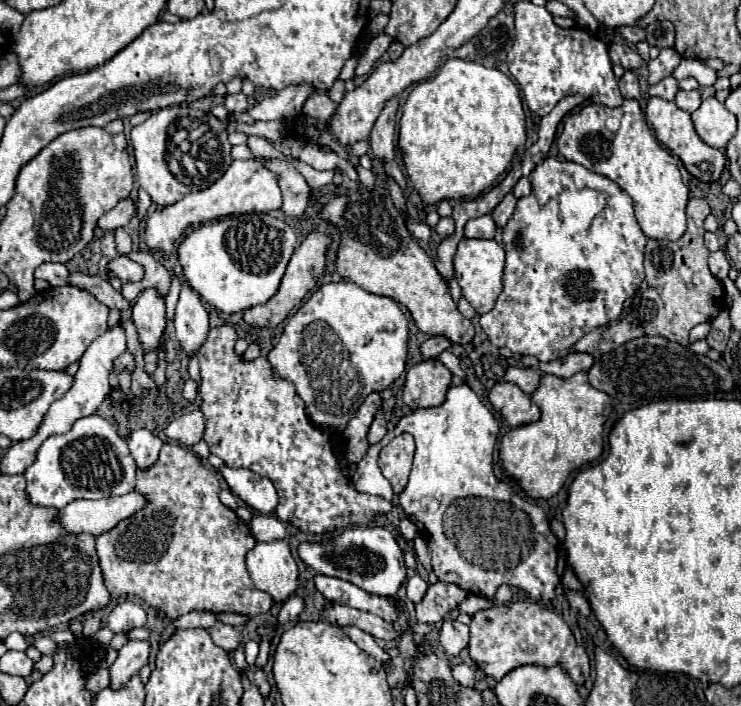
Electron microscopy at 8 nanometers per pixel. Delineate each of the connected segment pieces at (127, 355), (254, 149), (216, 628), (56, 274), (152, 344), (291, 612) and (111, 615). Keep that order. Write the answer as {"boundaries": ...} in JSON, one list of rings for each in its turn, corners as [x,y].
{"boundaries":[[[[127,349],[123,355],[119,355],[115,361],[113,361],[113,373],[121,373],[123,369],[129,369],[131,373],[135,371],[135,359],[133,359],[133,353]]],[[[249,135],[247,145],[255,157],[283,157],[283,154],[274,148],[273,143],[270,140],[261,136]]],[[[217,621],[211,629],[209,629],[213,641],[223,647],[227,653],[233,653],[239,645],[241,645],[241,631],[233,625],[225,625],[221,621]]],[[[43,263],[37,267],[35,271],[35,279],[45,279],[49,281],[53,287],[57,285],[67,285],[69,277],[69,271],[65,265],[59,265],[59,263]]],[[[145,289],[133,307],[133,321],[137,325],[143,351],[155,349],[167,325],[165,297],[157,289]]],[[[292,596],[282,605],[278,615],[278,623],[283,625],[285,623],[296,621],[299,615],[304,610],[304,600],[299,596]]],[[[121,601],[105,615],[105,627],[109,627],[113,633],[143,627],[145,621],[147,613],[137,601]]]]}

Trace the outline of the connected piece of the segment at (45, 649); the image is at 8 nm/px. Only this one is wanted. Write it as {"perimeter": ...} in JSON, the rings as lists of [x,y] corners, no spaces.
{"perimeter":[[[39,635],[33,639],[33,647],[37,647],[43,655],[51,655],[57,649],[57,643],[53,643],[47,635]]]}

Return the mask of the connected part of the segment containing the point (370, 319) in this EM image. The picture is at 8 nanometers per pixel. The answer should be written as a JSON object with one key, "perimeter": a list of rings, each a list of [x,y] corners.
{"perimeter":[[[353,281],[329,283],[289,319],[267,359],[279,377],[295,385],[311,421],[341,433],[369,393],[387,389],[405,371],[407,335],[407,319],[397,301],[367,293]]]}

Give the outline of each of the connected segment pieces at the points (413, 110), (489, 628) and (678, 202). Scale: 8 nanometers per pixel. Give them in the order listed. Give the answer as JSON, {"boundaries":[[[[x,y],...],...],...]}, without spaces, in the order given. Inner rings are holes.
{"boundaries":[[[[449,59],[435,77],[417,83],[399,123],[403,163],[425,207],[443,199],[475,199],[489,191],[525,139],[519,87],[499,69],[487,69],[469,59]]],[[[517,601],[507,605],[493,605],[491,609],[479,611],[471,619],[471,641],[469,655],[481,671],[493,679],[503,679],[511,669],[521,665],[561,665],[563,671],[577,683],[583,685],[591,675],[591,663],[585,647],[577,645],[573,631],[557,613],[539,607],[537,603]]],[[[625,99],[617,109],[595,103],[583,105],[579,111],[565,117],[563,133],[557,137],[557,147],[567,161],[579,163],[621,187],[633,199],[635,217],[649,239],[677,241],[685,233],[689,189],[685,187],[671,153],[651,135],[638,101]],[[609,117],[617,117],[621,123],[615,133],[605,127]]]]}

